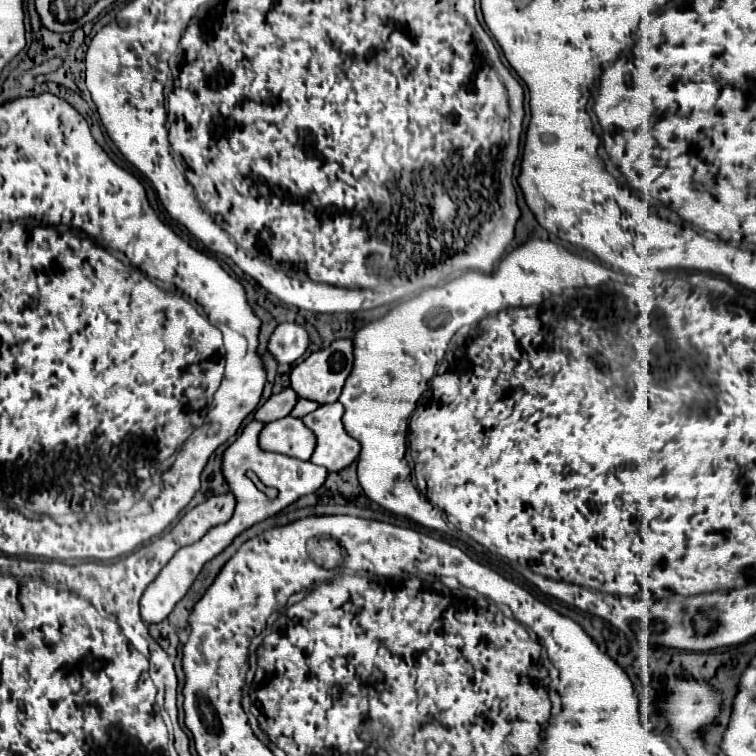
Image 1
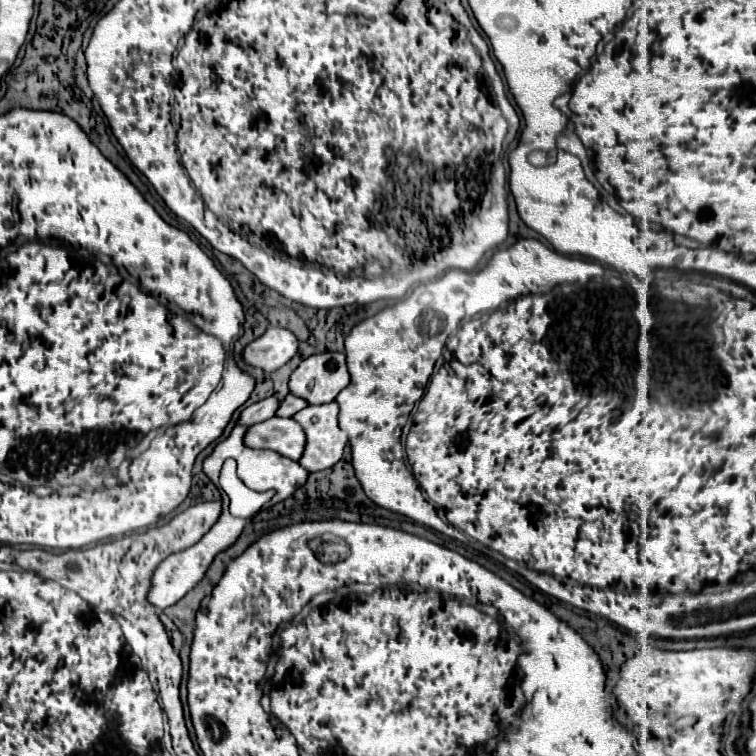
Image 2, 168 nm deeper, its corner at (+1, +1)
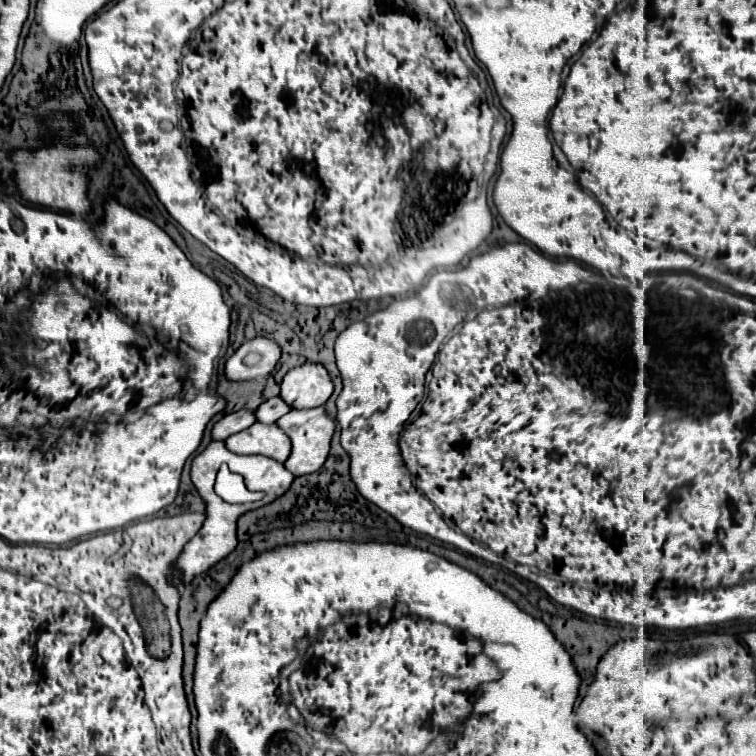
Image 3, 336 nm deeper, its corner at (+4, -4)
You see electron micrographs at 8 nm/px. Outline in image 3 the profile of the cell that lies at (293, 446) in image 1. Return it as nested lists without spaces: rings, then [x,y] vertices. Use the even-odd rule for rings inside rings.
[[[253,423],[247,431],[227,437],[225,447],[241,455],[253,455],[253,453],[265,455],[279,463],[283,463],[291,453],[289,437],[283,431],[279,431],[275,423],[273,425]]]

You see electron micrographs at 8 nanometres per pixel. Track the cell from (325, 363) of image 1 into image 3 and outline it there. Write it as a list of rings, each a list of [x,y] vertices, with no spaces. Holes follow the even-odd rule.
[[[305,363],[291,369],[281,381],[279,397],[291,409],[321,407],[333,393],[331,377],[319,363]]]

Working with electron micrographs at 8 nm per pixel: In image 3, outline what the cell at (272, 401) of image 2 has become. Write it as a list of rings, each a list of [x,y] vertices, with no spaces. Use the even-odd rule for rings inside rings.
[[[241,409],[241,411],[227,413],[227,415],[223,415],[223,417],[213,425],[213,429],[211,429],[211,439],[213,439],[213,441],[225,441],[229,435],[239,433],[239,431],[251,427],[253,423],[255,423],[253,411]]]

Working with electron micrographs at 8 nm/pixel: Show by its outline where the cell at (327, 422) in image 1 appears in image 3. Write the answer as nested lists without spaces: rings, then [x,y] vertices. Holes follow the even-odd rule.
[[[315,407],[315,409],[293,409],[287,415],[283,415],[281,419],[277,419],[277,425],[285,431],[285,435],[291,439],[291,455],[289,459],[283,463],[295,477],[299,475],[307,475],[307,473],[315,473],[321,469],[321,465],[325,463],[327,455],[329,455],[329,447],[331,447],[331,437],[335,433],[335,421],[327,417],[325,407]]]

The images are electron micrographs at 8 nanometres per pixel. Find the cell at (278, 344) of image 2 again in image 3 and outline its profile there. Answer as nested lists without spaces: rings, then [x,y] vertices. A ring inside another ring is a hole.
[[[267,337],[243,341],[243,345],[227,359],[225,377],[229,381],[249,381],[267,377],[277,365],[279,357],[281,347]]]

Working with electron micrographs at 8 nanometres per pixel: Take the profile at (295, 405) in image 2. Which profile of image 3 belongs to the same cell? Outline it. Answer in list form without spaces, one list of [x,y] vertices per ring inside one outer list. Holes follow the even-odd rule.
[[[271,397],[255,409],[255,419],[259,423],[275,423],[279,417],[283,417],[289,411],[291,411],[291,407],[281,397]]]

